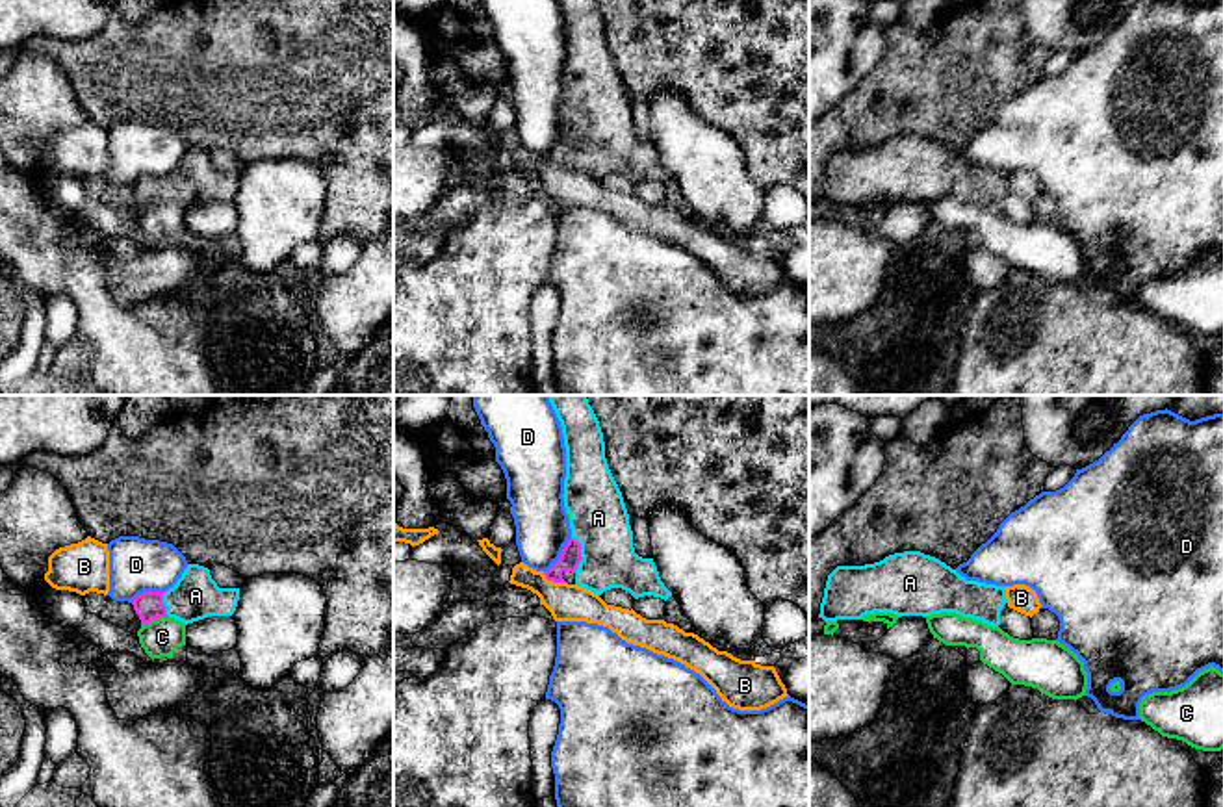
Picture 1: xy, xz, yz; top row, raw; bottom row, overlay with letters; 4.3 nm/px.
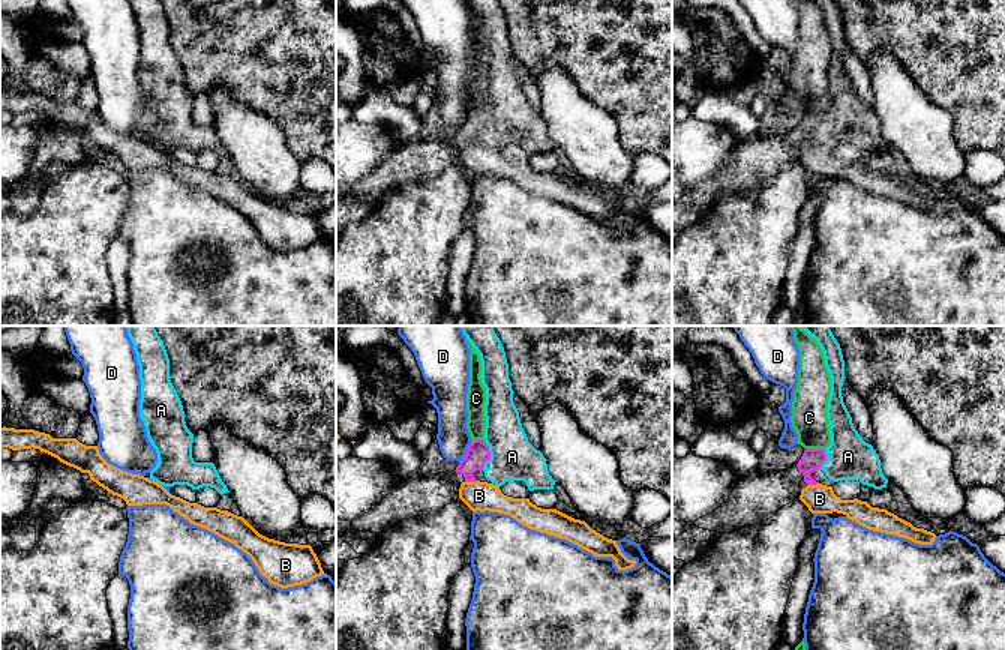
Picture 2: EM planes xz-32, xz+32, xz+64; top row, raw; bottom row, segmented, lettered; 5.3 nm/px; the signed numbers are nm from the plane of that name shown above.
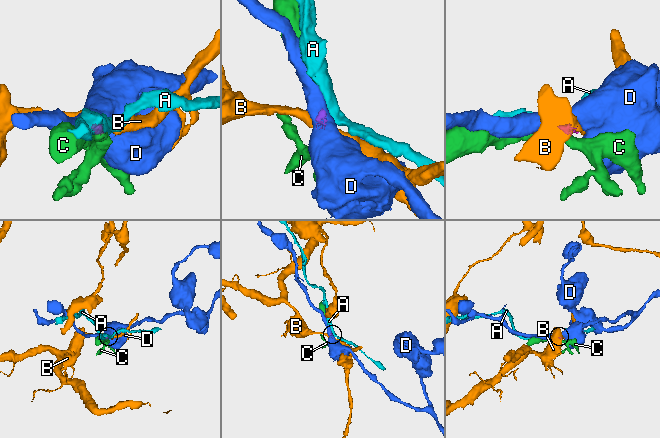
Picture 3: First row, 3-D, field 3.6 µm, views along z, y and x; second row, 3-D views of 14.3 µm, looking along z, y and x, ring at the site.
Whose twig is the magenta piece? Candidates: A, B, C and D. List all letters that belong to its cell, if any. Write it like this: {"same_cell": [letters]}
{"same_cell": ["A"]}

